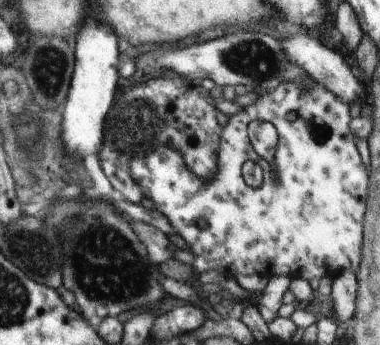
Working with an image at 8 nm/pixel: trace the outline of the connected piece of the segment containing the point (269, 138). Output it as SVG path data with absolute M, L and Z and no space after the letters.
M255 119L246 126L246 135L250 145L256 152L256 156L261 157L271 165L273 182L278 184L277 168L275 168L273 163L278 139L274 126L270 122Z

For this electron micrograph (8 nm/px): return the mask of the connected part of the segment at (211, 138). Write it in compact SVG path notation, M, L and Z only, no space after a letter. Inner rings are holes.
M173 69L145 76L138 83L124 85L115 98L113 110L109 111L109 120L104 120L107 146L98 152L101 170L117 192L138 205L145 194L131 180L127 160L141 158L145 150L149 152L157 146L177 148L184 165L198 179L211 180L218 171L219 144L228 116L215 108L213 98L199 83L190 82Z

